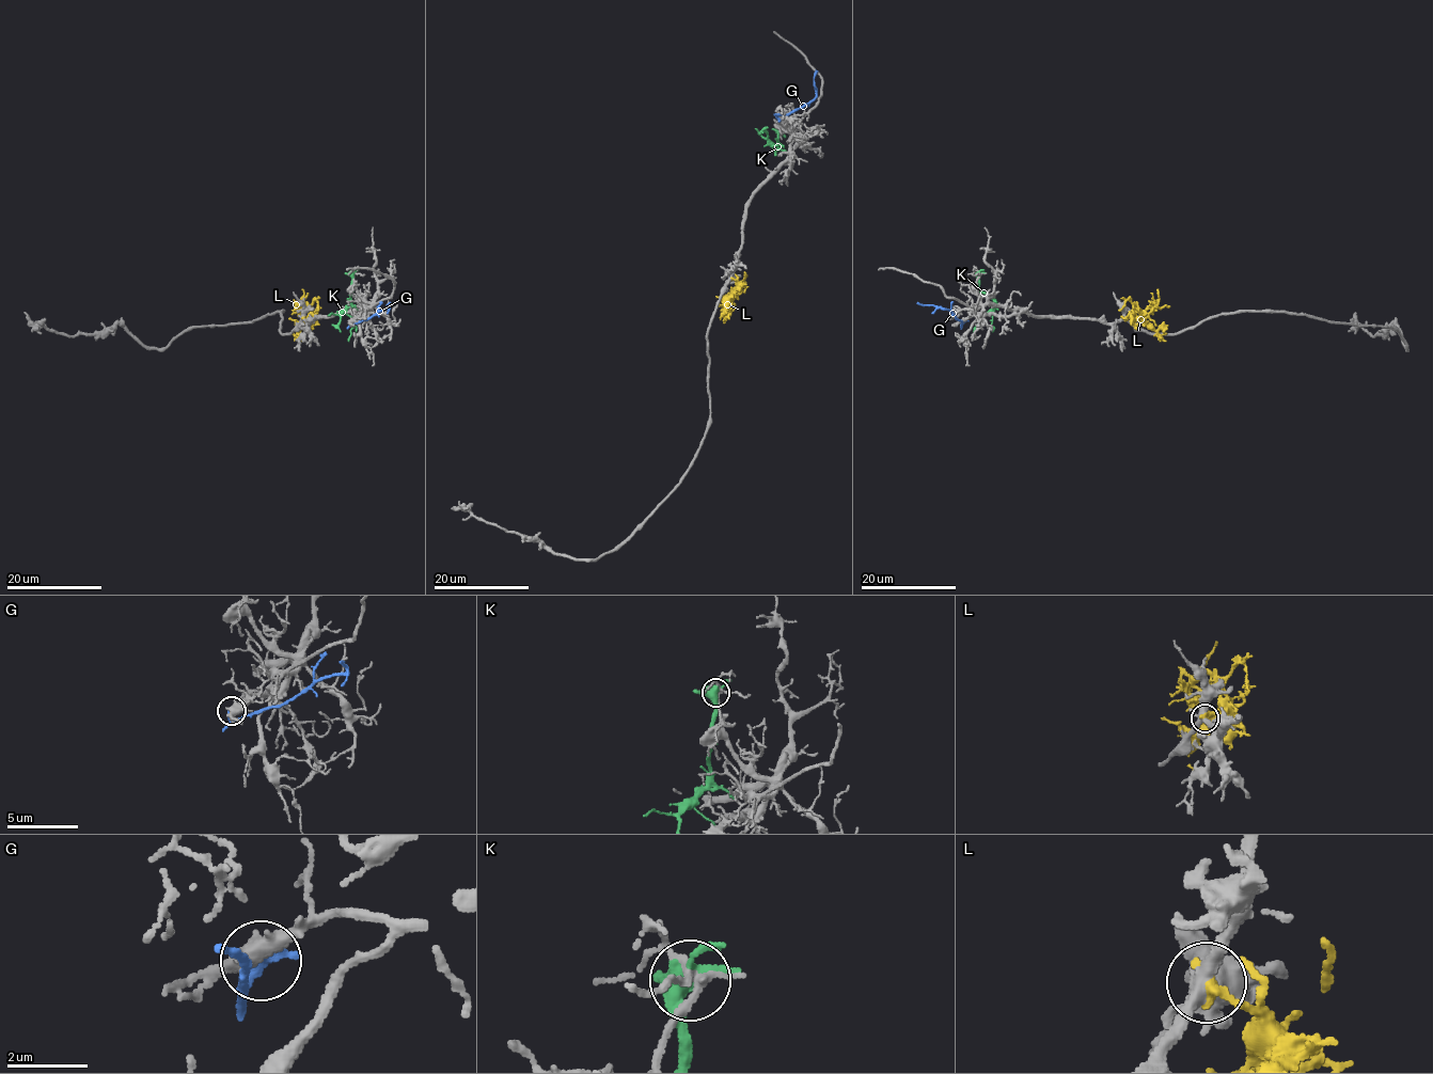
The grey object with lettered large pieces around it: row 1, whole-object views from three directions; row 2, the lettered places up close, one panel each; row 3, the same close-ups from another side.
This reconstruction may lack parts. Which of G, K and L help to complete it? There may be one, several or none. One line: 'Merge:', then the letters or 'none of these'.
Merge: none of these

